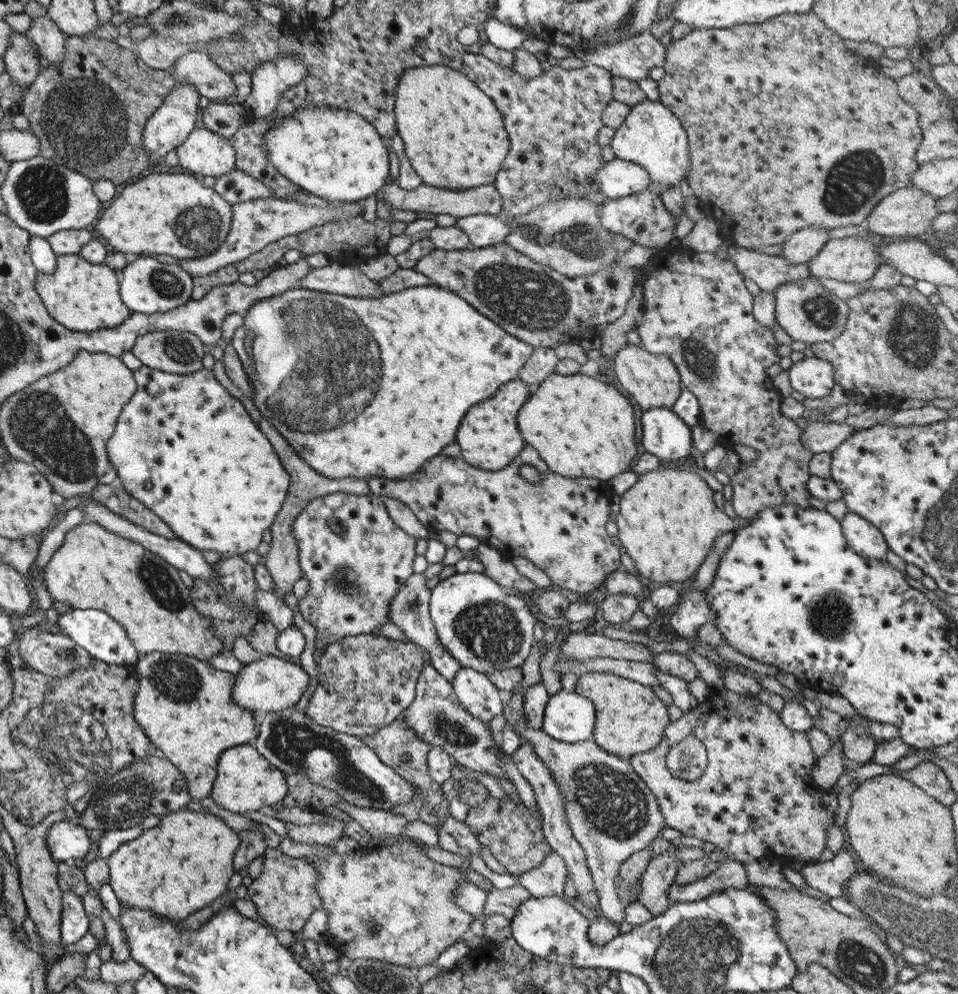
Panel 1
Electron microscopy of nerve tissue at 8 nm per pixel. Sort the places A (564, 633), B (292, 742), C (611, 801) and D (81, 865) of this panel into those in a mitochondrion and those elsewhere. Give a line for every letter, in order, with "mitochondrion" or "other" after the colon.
A: other
B: mitochondrion
C: mitochondrion
D: other

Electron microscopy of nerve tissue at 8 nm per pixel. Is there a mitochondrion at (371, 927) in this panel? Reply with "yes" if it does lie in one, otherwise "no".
yes

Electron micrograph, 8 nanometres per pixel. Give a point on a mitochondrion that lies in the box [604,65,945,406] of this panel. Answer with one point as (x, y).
(852, 182)

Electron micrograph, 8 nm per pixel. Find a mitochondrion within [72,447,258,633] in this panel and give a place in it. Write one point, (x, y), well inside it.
(156, 580)

